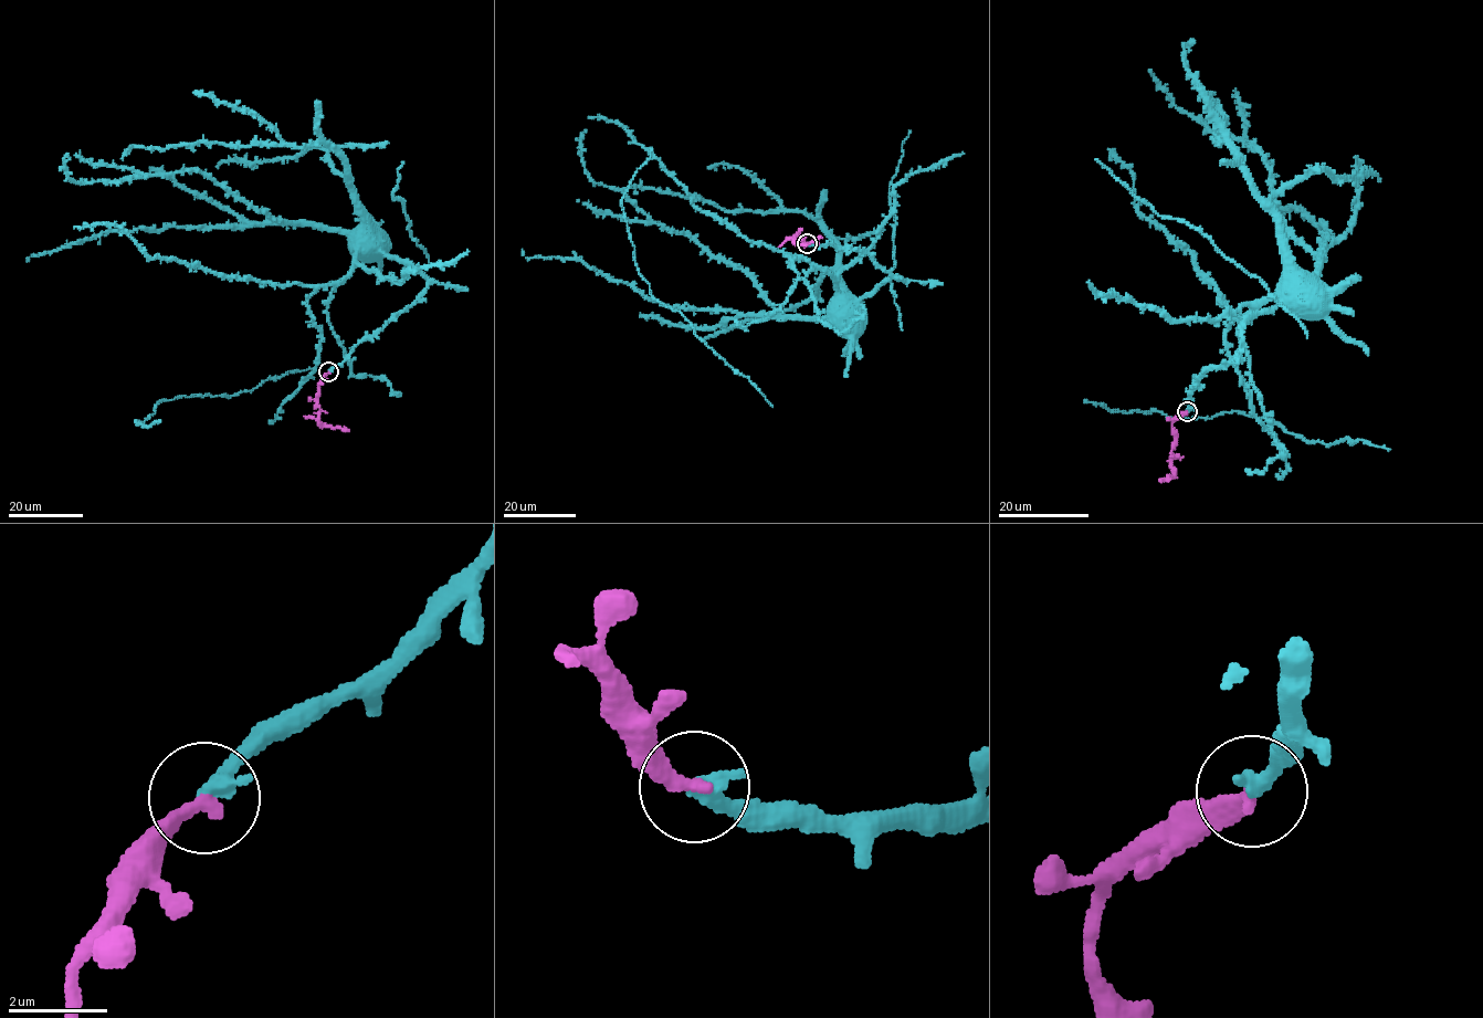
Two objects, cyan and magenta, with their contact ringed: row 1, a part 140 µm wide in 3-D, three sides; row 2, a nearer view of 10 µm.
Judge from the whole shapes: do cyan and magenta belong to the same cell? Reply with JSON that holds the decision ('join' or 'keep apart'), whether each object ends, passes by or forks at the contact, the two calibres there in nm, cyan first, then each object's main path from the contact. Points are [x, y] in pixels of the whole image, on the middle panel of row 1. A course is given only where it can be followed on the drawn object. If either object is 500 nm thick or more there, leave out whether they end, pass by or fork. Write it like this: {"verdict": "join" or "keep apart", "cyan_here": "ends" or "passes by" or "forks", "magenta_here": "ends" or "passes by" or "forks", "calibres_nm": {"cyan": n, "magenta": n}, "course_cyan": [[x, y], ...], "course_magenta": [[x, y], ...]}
{"verdict": "join", "cyan_here": "ends", "magenta_here": "ends", "calibres_nm": {"cyan": 380, "magenta": 320}, "course_cyan": [[806, 243], [858, 248], [903, 279], [893, 277], [856, 302], [838, 303], [829, 311], [831, 314]], "course_magenta": [[806, 243], [797, 233], [793, 239], [797, 243], [808, 244], [822, 238]]}

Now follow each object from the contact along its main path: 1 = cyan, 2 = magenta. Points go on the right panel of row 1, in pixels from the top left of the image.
1: (1187, 411), (1196, 378), (1208, 368), (1223, 367), (1241, 349), (1248, 319), (1294, 302), (1305, 291)
2: (1187, 411), (1173, 421), (1175, 445), (1171, 466), (1174, 470), (1173, 475), (1160, 482)

